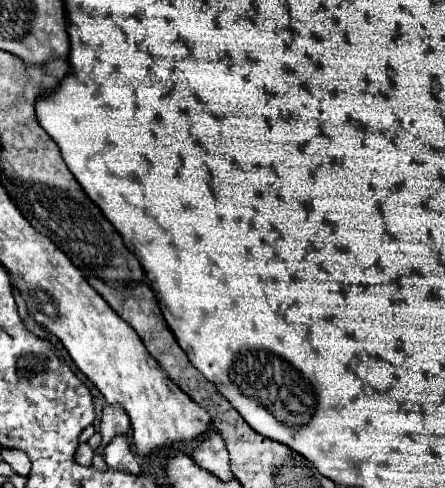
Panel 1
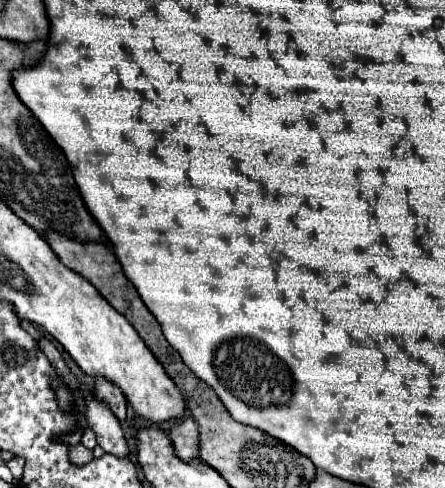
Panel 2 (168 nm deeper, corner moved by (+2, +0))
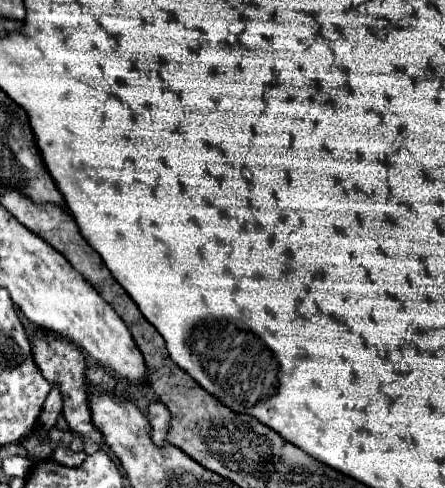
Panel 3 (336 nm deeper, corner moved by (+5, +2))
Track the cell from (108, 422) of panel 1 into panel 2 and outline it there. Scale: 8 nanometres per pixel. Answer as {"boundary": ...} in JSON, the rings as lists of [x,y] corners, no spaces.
{"boundary":[[[97,378],[95,380],[95,396],[111,408],[111,412],[119,418],[119,422],[125,422],[127,402],[125,402],[125,396],[121,394],[121,390],[117,386],[113,386],[109,380]]]}

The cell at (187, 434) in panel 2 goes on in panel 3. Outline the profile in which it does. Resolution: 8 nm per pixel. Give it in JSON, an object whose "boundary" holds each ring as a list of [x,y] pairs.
{"boundary":[[[154,402],[148,406],[148,420],[150,420],[150,426],[152,426],[152,432],[150,432],[150,438],[154,444],[162,446],[166,444],[166,428],[168,428],[168,422],[170,422],[170,412],[166,410],[166,406],[162,402]]]}

